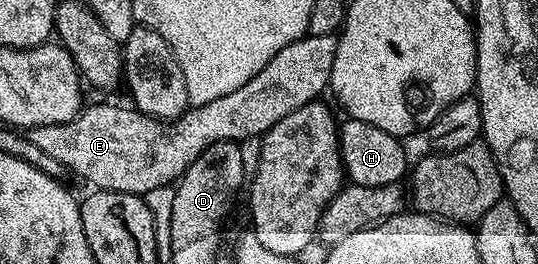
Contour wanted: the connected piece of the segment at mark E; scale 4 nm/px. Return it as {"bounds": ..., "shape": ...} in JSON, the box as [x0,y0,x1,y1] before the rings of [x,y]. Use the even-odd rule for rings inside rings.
{"bounds":[26,34,336,196],"shape":[[[335,34],[323,38],[304,36],[296,45],[281,48],[253,80],[245,80],[229,96],[191,106],[180,118],[150,118],[130,105],[110,106],[103,102],[100,106],[88,105],[68,122],[32,126],[26,136],[41,152],[55,157],[64,171],[72,170],[77,177],[84,178],[88,187],[144,196],[151,189],[170,187],[214,142],[243,144],[246,138],[258,139],[277,120],[285,120],[289,112],[316,101],[322,95],[319,93],[328,89],[336,52]]]}

